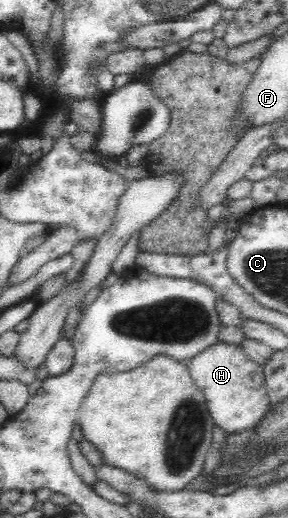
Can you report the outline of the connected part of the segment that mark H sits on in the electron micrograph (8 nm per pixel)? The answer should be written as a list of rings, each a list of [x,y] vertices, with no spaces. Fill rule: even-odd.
[[[215,342],[187,364],[195,385],[204,393],[215,425],[227,434],[245,431],[262,420],[269,403],[264,366],[249,359],[240,345]]]

